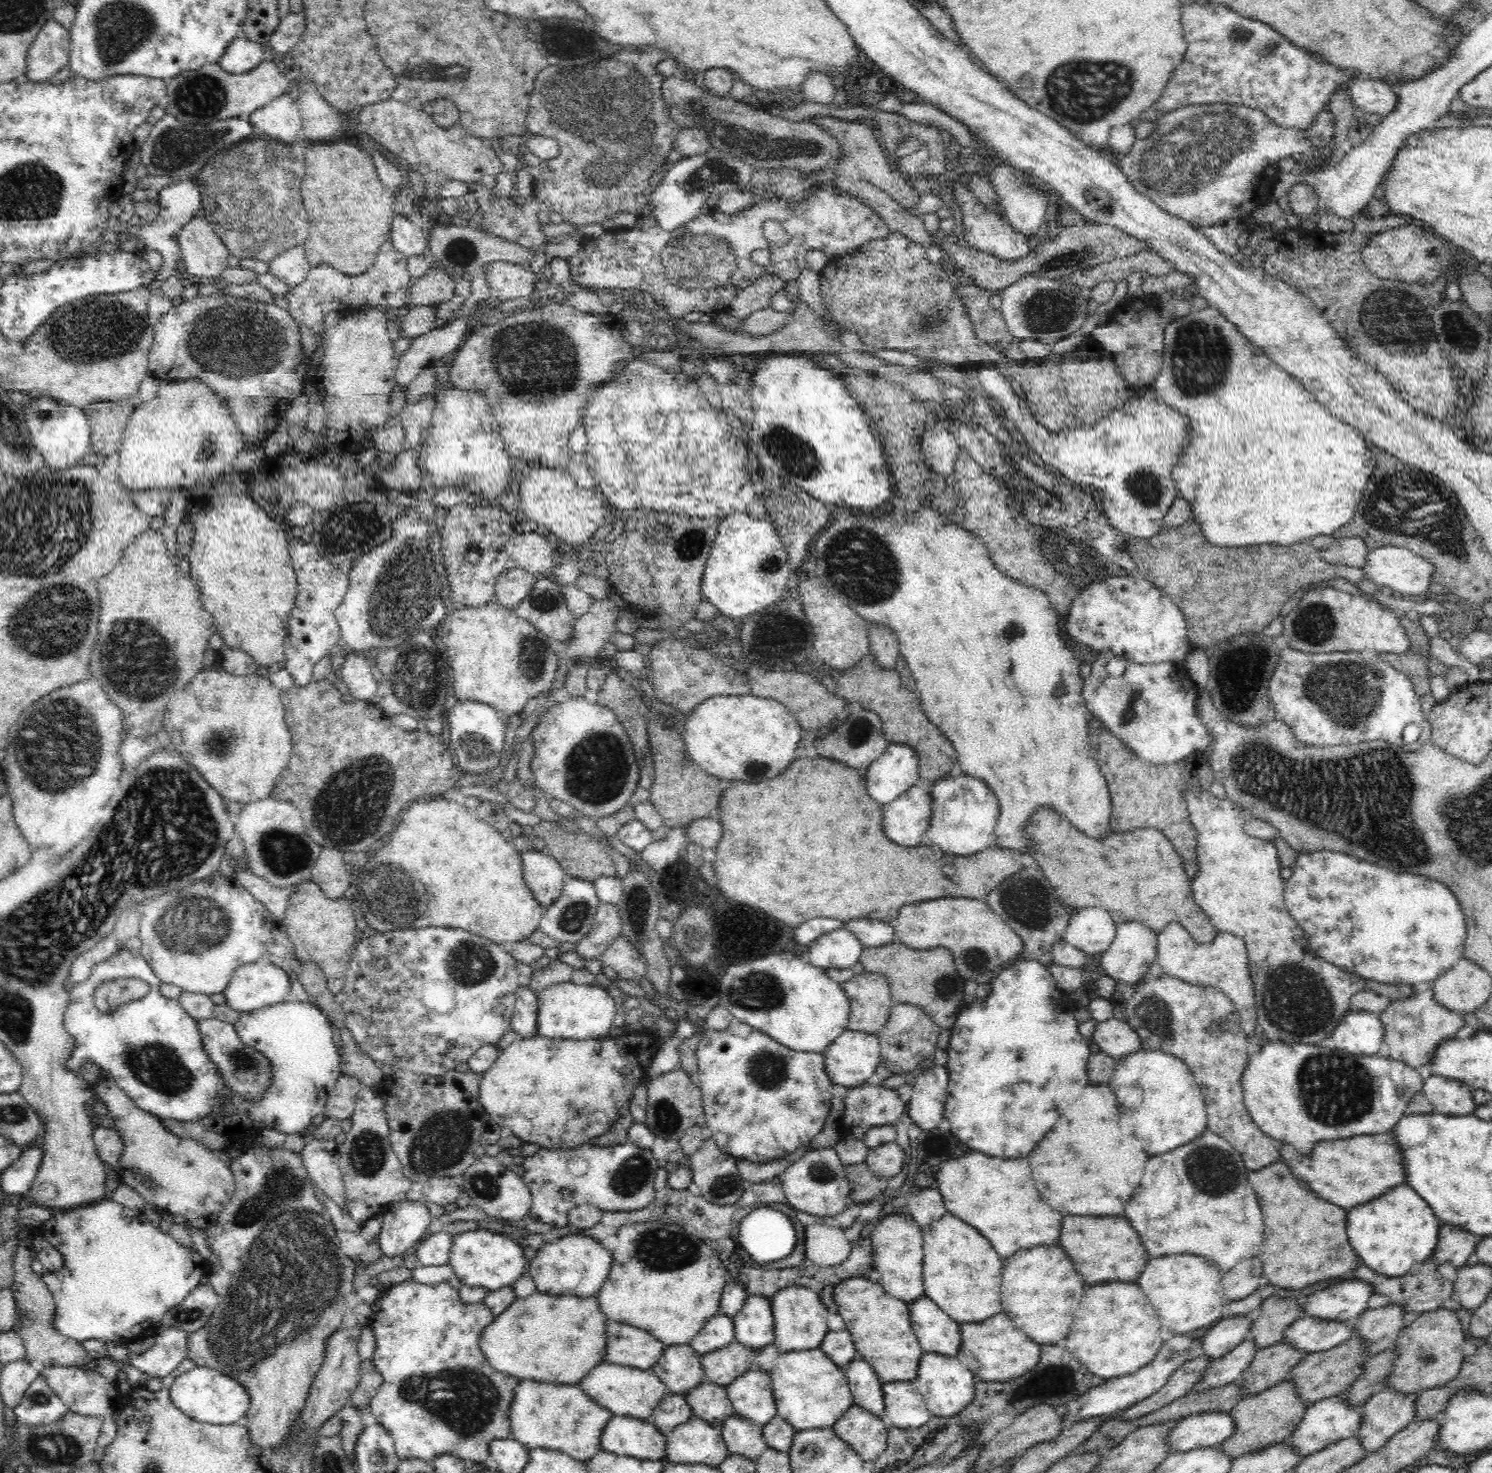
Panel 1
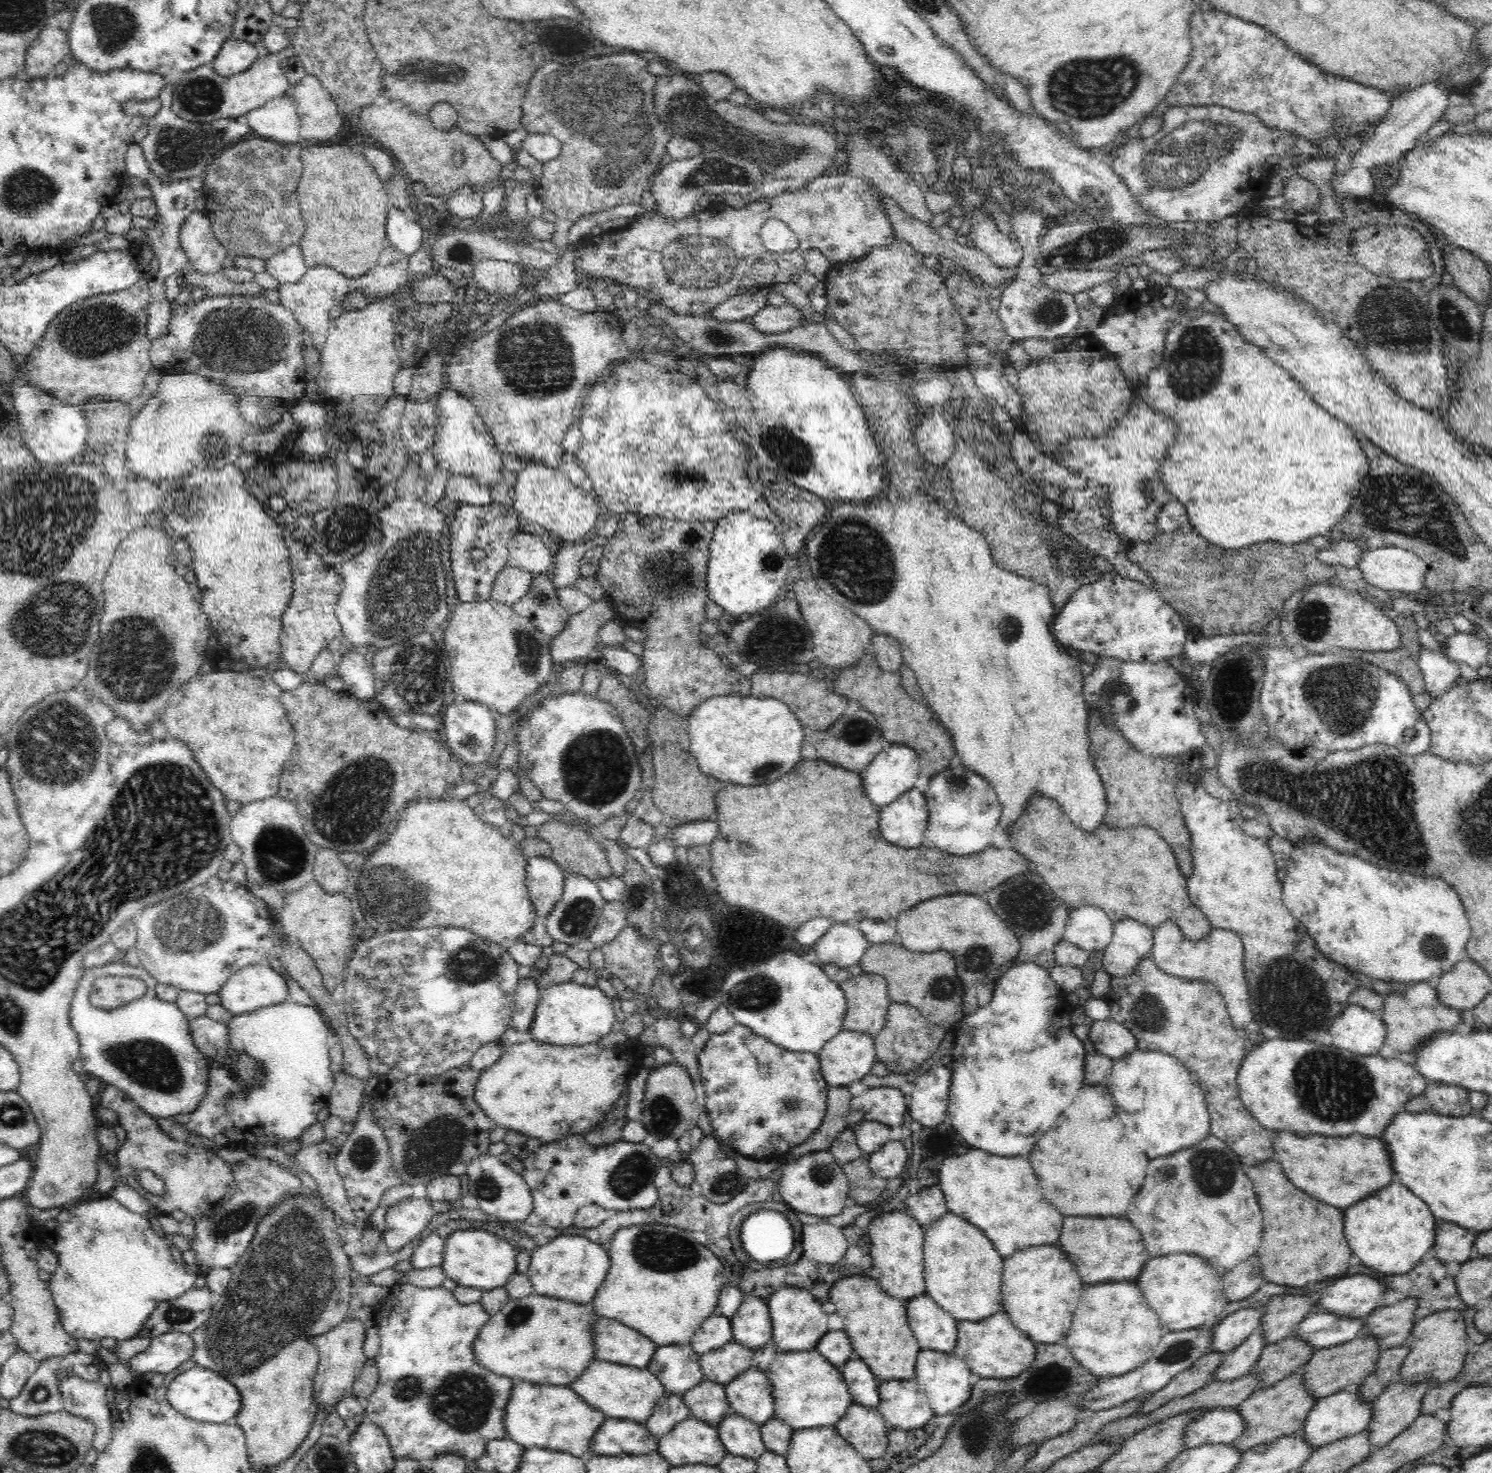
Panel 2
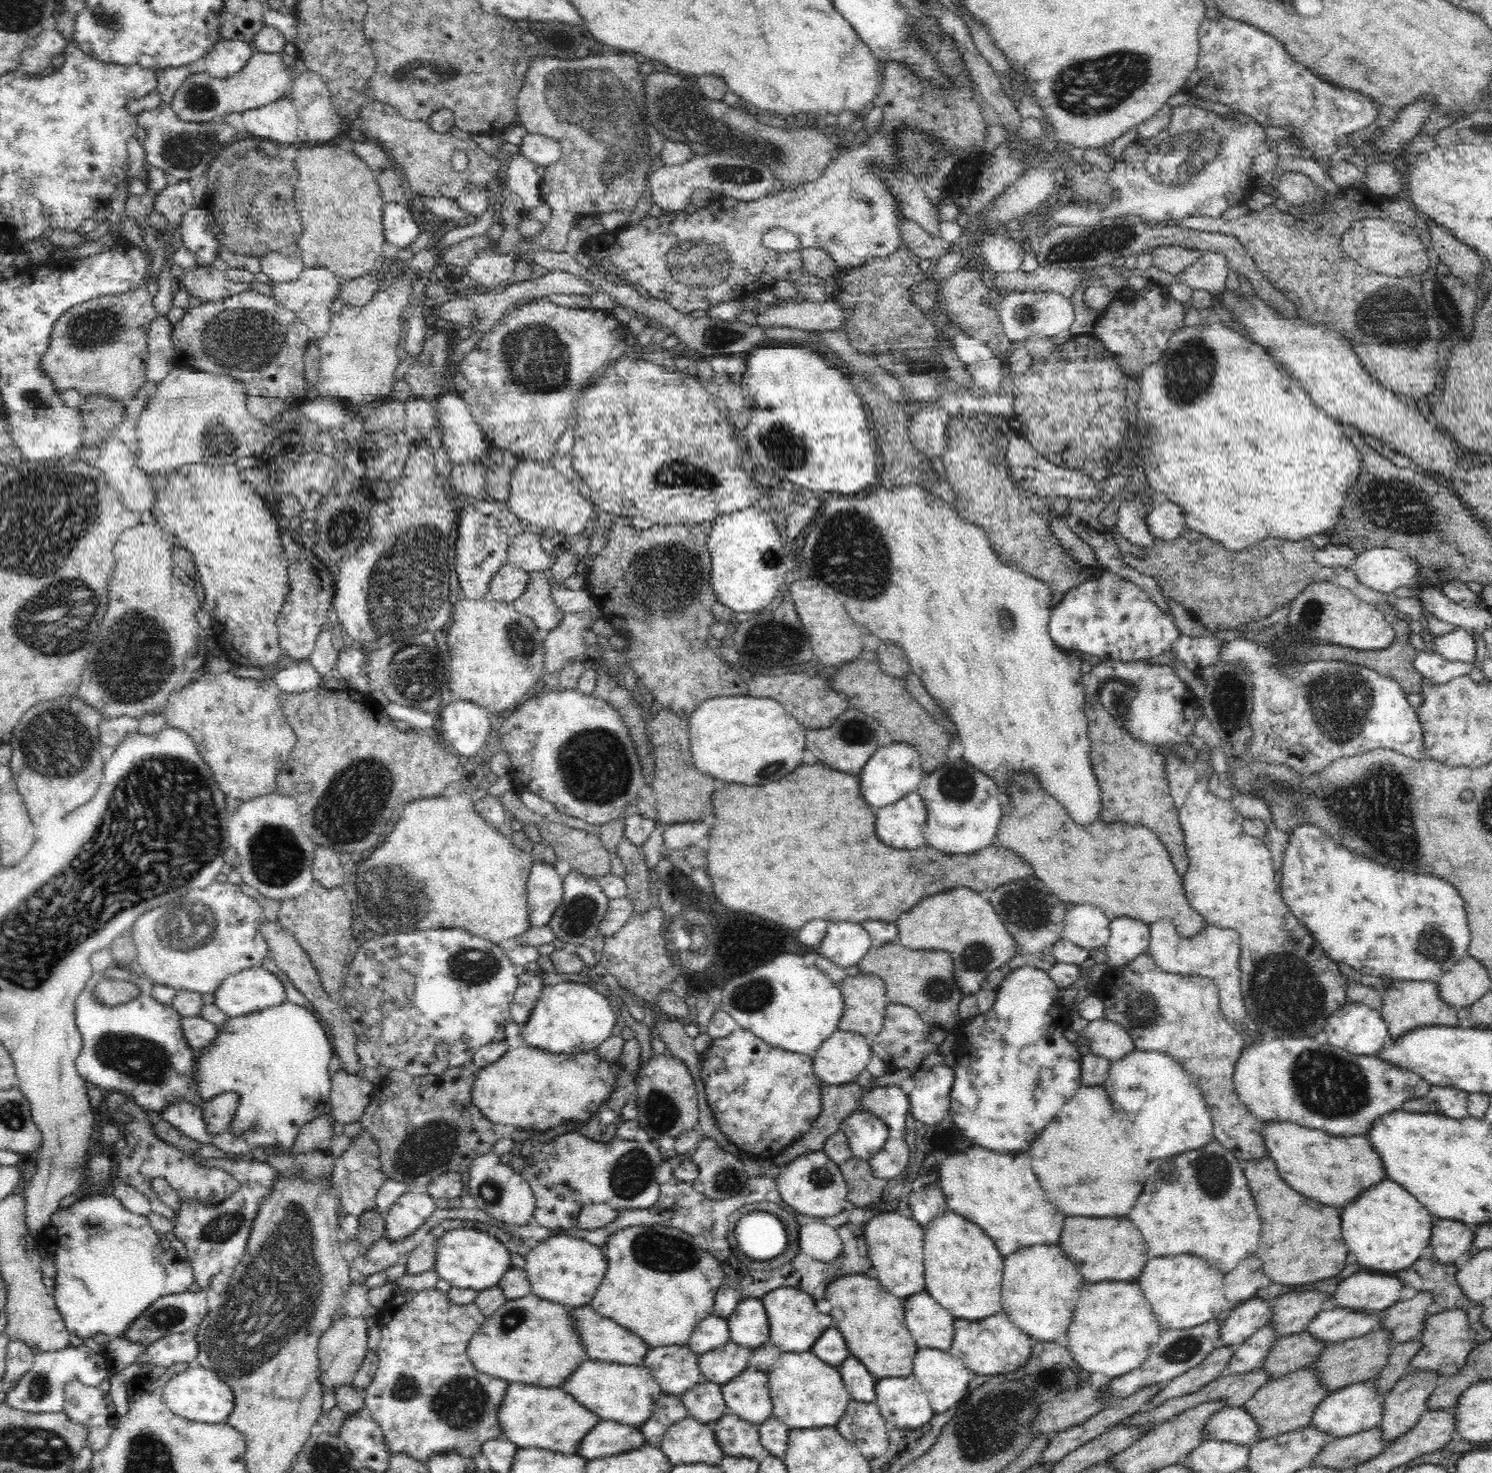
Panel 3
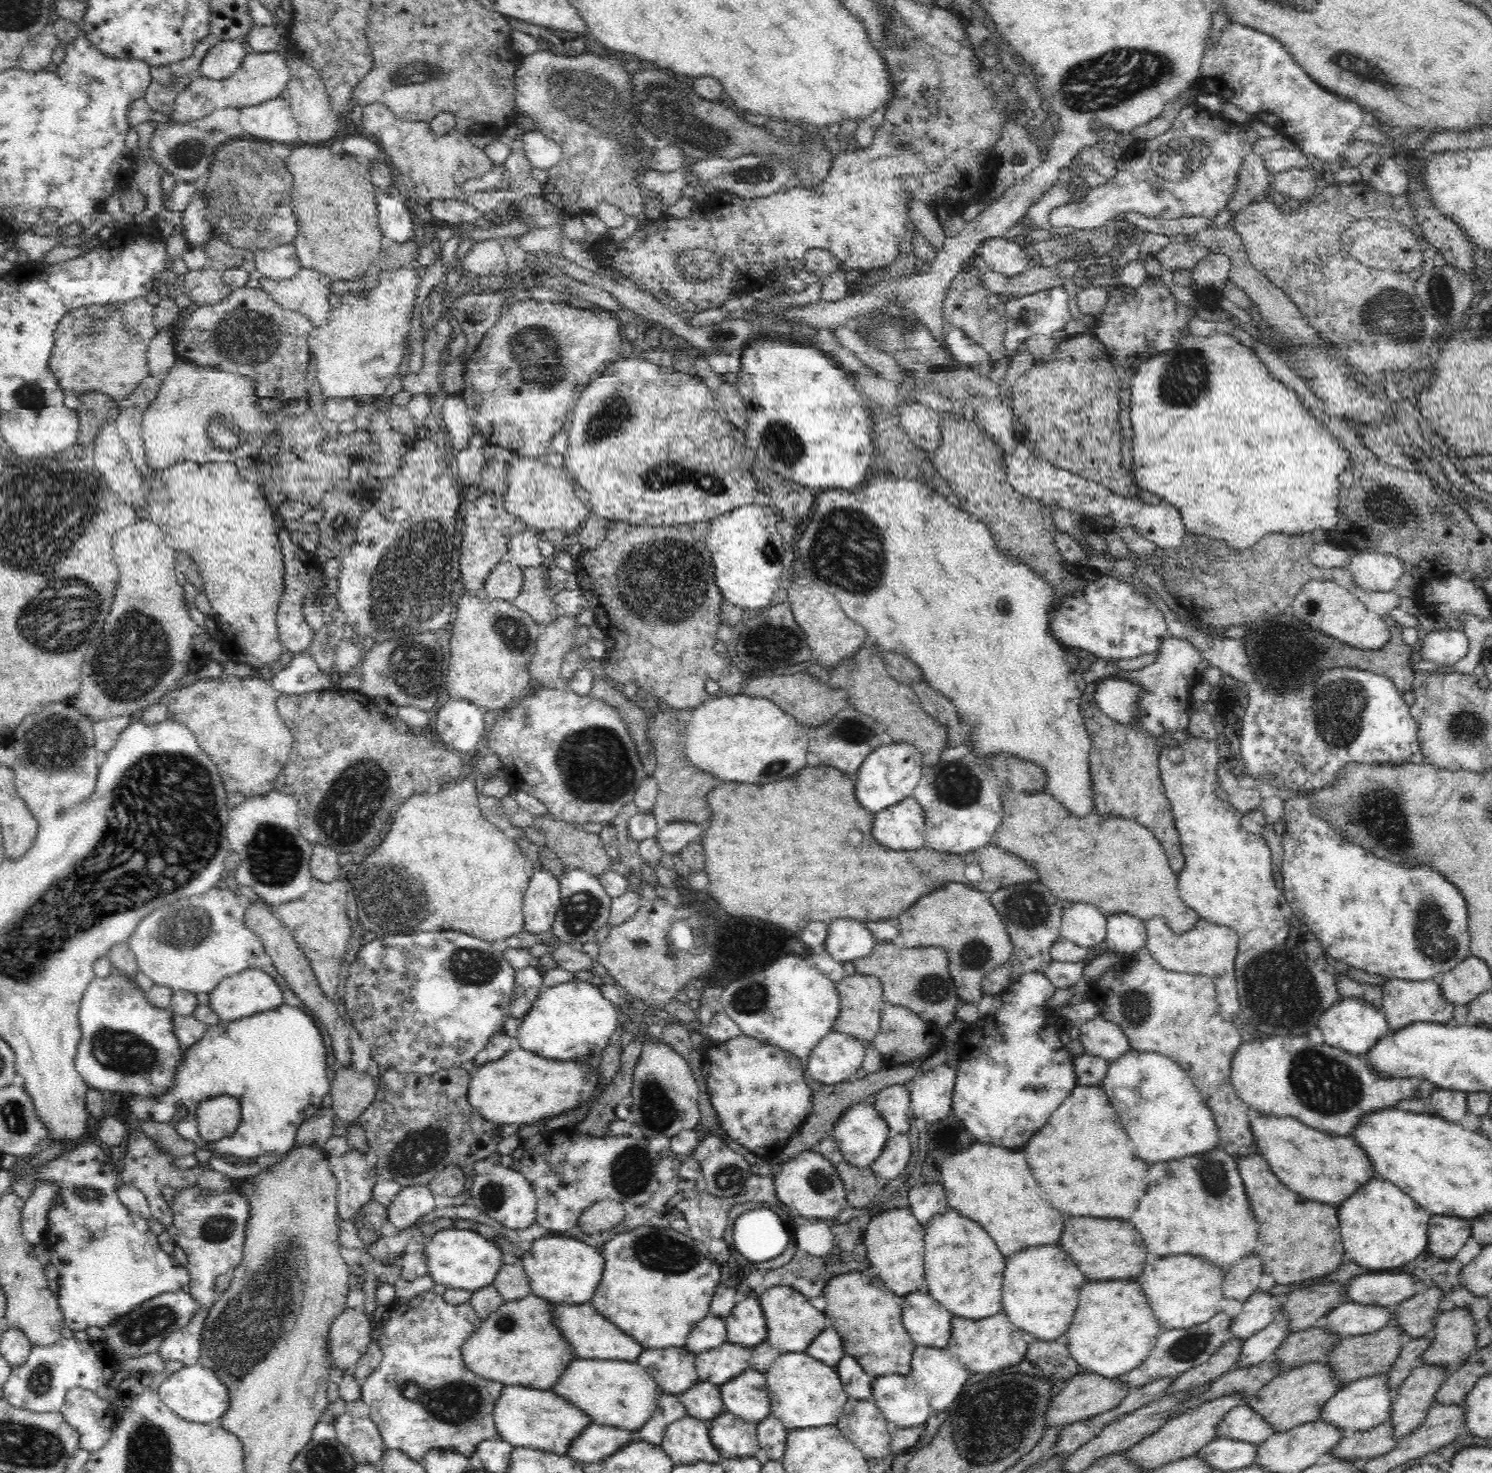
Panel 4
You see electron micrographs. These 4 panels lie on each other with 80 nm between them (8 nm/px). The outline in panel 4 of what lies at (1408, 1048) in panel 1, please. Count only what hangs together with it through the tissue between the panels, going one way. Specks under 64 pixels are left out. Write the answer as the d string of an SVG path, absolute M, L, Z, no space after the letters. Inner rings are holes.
M1439 979L1425 981L1387 980L1383 985L1383 1008L1390 1031L1398 1031L1414 1023L1452 1024L1454 1022L1454 1005L1444 999Z

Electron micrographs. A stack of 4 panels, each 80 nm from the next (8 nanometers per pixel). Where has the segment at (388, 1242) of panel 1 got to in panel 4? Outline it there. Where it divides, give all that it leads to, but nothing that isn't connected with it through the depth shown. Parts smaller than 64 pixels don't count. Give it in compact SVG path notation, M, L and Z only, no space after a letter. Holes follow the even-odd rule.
M429 1185L402 1187L387 1208L389 1221L397 1230L411 1227L421 1216L435 1209L434 1195Z

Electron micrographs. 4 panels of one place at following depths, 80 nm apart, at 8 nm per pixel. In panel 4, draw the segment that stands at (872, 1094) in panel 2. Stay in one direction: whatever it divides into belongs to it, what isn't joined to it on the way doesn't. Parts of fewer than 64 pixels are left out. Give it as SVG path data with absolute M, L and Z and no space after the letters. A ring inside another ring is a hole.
M893 1084L876 1092L871 1099L876 1111L888 1123L890 1136L908 1134L912 1120L910 1090L903 1084Z

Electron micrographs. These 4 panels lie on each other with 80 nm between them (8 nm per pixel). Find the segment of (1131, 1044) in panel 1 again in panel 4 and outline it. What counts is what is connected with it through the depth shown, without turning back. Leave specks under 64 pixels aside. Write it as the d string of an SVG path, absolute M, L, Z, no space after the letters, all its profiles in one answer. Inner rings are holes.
M1101 1017L1079 1022L1080 1035L1085 1052L1113 1061L1132 1050L1124 1031L1112 1021Z

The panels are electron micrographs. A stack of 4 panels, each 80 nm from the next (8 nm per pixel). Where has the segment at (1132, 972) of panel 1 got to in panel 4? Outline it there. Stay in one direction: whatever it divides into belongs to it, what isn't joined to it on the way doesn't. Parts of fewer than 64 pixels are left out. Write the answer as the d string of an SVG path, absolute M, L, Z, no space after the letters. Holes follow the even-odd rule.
M1124 912L1107 916L1106 940L1109 950L1119 955L1132 956L1147 946L1145 921Z

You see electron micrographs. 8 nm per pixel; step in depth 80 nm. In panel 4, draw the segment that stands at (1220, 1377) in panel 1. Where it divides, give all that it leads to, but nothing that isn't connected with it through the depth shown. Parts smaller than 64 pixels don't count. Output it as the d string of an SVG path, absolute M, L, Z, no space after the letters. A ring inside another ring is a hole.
M1280 1312L1264 1330L1243 1341L1241 1356L1236 1368L1258 1366L1276 1354L1280 1344L1288 1338L1288 1315Z

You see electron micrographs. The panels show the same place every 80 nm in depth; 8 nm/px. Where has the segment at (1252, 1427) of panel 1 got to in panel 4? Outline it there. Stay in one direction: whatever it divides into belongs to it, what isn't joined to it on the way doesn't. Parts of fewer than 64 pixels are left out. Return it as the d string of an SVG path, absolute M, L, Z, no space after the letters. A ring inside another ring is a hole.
M1328 1362L1302 1364L1302 1366L1291 1368L1275 1376L1265 1388L1248 1400L1247 1404L1274 1428L1275 1433L1286 1432L1300 1424L1319 1420L1320 1410L1324 1408L1324 1404L1333 1398L1343 1386L1337 1380Z

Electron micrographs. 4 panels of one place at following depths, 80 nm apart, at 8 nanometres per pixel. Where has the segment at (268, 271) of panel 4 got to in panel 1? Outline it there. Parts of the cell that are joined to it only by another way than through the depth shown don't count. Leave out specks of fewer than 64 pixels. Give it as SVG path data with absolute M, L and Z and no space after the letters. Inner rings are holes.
M303 245L289 248L269 262L269 273L292 287L300 284L310 269Z

